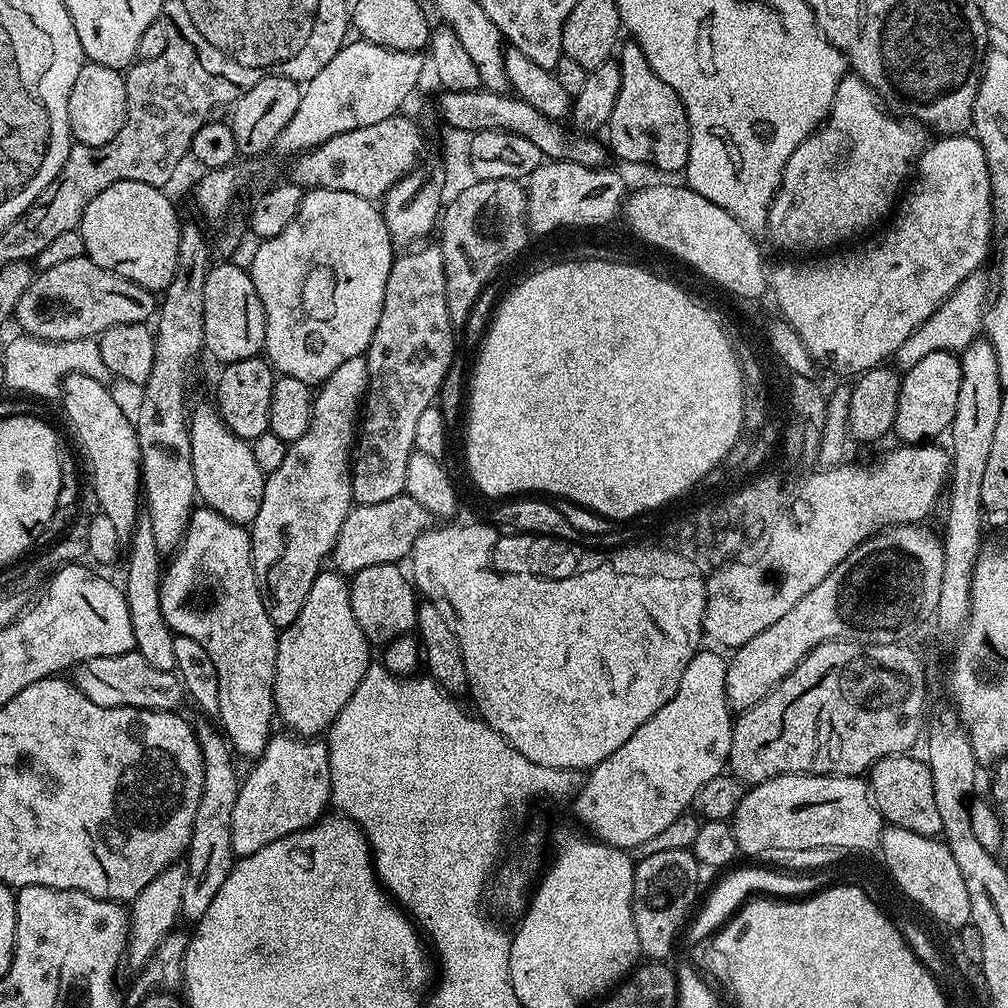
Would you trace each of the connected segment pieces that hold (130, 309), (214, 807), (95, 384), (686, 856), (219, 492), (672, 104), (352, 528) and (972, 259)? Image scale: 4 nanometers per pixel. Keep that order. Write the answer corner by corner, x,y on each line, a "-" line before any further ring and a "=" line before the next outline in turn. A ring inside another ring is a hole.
87,255
74,258
70,262
61,262
45,272
37,271
33,275
30,286
18,298
18,306
14,313
15,323
20,323
19,331
25,336
33,336
39,340
62,342
99,337
101,332
123,324
148,324
157,315
157,293
138,286
138,282
130,282
130,278
122,278
102,266
98,266
=
215,723
196,724
196,741
202,752
204,763
204,785
202,802
198,802
198,814
194,814
194,830
188,843
184,873
186,882
182,889
180,915
186,921
195,922
206,914
214,894
226,882
234,863
234,853
230,842
230,817
234,814
234,802
238,802
240,780
232,765
234,753
221,729
=
70,374
62,385
64,412
88,455
92,467
92,492
100,503
99,511
114,525
121,538
131,537
137,520
142,515
142,481
140,479
140,447
136,437
136,425
122,414
121,407
114,402
111,387
103,380
95,380
86,374
=
689,849
658,850
650,858
639,858
632,887
632,913
638,930
641,957
648,962
664,962
676,944
676,931
689,919
688,911
696,900
696,883
702,865
=
211,403
191,409
188,434
194,462
194,486
203,507
214,509
235,524
251,525
262,506
266,479
266,474
258,470
251,443
233,434
=
634,42
621,43
618,63
621,70
621,90
606,125
607,147
613,157
628,164
653,164
664,172
683,173
690,154
688,109
646,62
646,54
=
407,494
395,496
386,502
356,504
342,522
342,530
338,530
330,557
331,567
341,574
355,574
358,570
366,570
366,566
400,564
403,556
404,559
411,557
414,542
429,527
428,512
=
944,134
936,139
940,140
934,141
933,144
931,141
921,151
914,165
914,179
911,181
911,184
913,183
912,189
910,189
910,184
907,191
903,193
902,199
891,217
891,220
893,219
892,225
885,230
884,236
878,237
873,244
868,244
865,248
852,248
849,252
836,250
831,254
821,255
819,258
805,259
808,260
805,264
780,264
776,269
771,269
770,292
771,295
776,295
776,304
780,307
781,312
779,312
779,315
784,323
789,324
795,330
798,338
802,338
806,350
811,354
817,365
825,364
826,367
833,368
836,372
856,372
855,374
863,374
872,368
881,367
887,361
884,359
887,356
888,359
895,357
896,352
902,346
902,342
906,342
906,338
910,338
910,334
914,334
914,330
918,326
922,326
922,322
926,322
926,318
930,318
930,314
934,314
934,310
938,310
938,306
942,306
942,302
946,302
946,298
950,298
950,294
970,273
981,271
982,265
980,263
987,258
988,243
991,242
992,236
994,237
990,174
986,166
986,154
982,154
982,146
976,141
976,137
971,134

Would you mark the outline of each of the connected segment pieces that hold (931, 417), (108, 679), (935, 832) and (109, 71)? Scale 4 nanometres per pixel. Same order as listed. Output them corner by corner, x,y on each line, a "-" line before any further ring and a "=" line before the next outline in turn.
935,352
934,354
929,354
927,358
922,358
922,362
918,362
918,366
907,369
903,373
902,379
900,381
900,393
898,394
898,414
894,418
894,436
897,436
897,441
903,442
905,445
909,444
923,444
925,442
935,441
936,436
940,436
949,431
952,427
952,419
954,418
954,410
958,410
958,386
962,386
962,366
960,365
959,355
950,352
=
133,650
121,656
90,658
75,665
74,683
76,688
90,702
107,708
145,708
151,712
176,712
180,699
185,699
184,686
176,672
157,670
=
901,754
882,758
872,765
866,783
876,809
889,825
936,838
942,833
942,818
934,799
934,782
930,778
927,763
923,759
915,760
914,757
912,754
=
86,62
82,70
78,70
78,78
74,78
68,103
68,129
75,143
84,144
87,148
101,148
113,140
118,130
122,130
128,118
124,78
123,71
91,62

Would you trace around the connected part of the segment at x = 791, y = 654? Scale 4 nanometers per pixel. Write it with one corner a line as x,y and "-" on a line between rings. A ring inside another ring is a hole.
898,524
895,526
885,527
883,530
877,531
875,534
863,540
857,548
846,557
842,562
838,562
838,566
834,566
834,570
830,570
830,574
826,574
826,578
822,578
822,582
818,582
818,586
814,586
814,590
810,590
810,594
806,594
806,598
802,598
802,602
798,602
789,610
788,613
782,614
782,618
778,618
778,622
774,622
774,626
766,626
766,630
762,630
762,634
754,634
754,638
750,638
750,642
746,642
741,648
735,649
727,657
726,660
726,694
728,695
728,706
733,713
739,714
750,710
754,706
758,706
758,702
762,702
762,698
766,698
766,694
770,694
778,687
785,678
792,673
794,666
798,666
798,662
802,662
802,658
806,658
816,649
819,644
825,644
831,640
854,640
857,644
898,644
905,639
908,628
912,628
916,624
916,619
920,616
920,611
925,608
928,614
935,613
938,606
938,594
942,590
942,562
944,561
944,545
939,539
936,540
930,533
924,529
924,526
915,524

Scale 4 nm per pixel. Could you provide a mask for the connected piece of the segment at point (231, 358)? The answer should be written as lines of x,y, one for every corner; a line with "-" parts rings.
236,262
213,263
206,274
204,291
204,346
207,355
220,360
221,365
261,355
266,338
266,314
254,290
252,273
232,263

